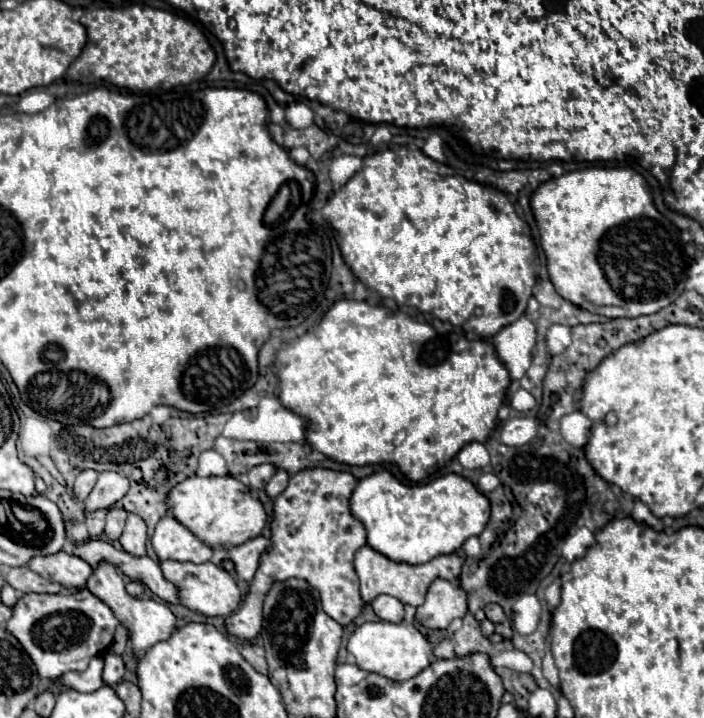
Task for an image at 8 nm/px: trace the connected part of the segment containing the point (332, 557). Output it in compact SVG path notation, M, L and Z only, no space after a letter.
M311 468L297 472L285 492L275 498L271 520L271 546L261 554L259 568L249 584L243 604L225 618L225 628L239 640L255 640L263 622L263 600L273 584L289 578L307 580L319 594L323 610L341 626L351 624L361 612L359 578L353 568L353 554L365 544L365 528L353 518L349 498L357 480L349 472Z

